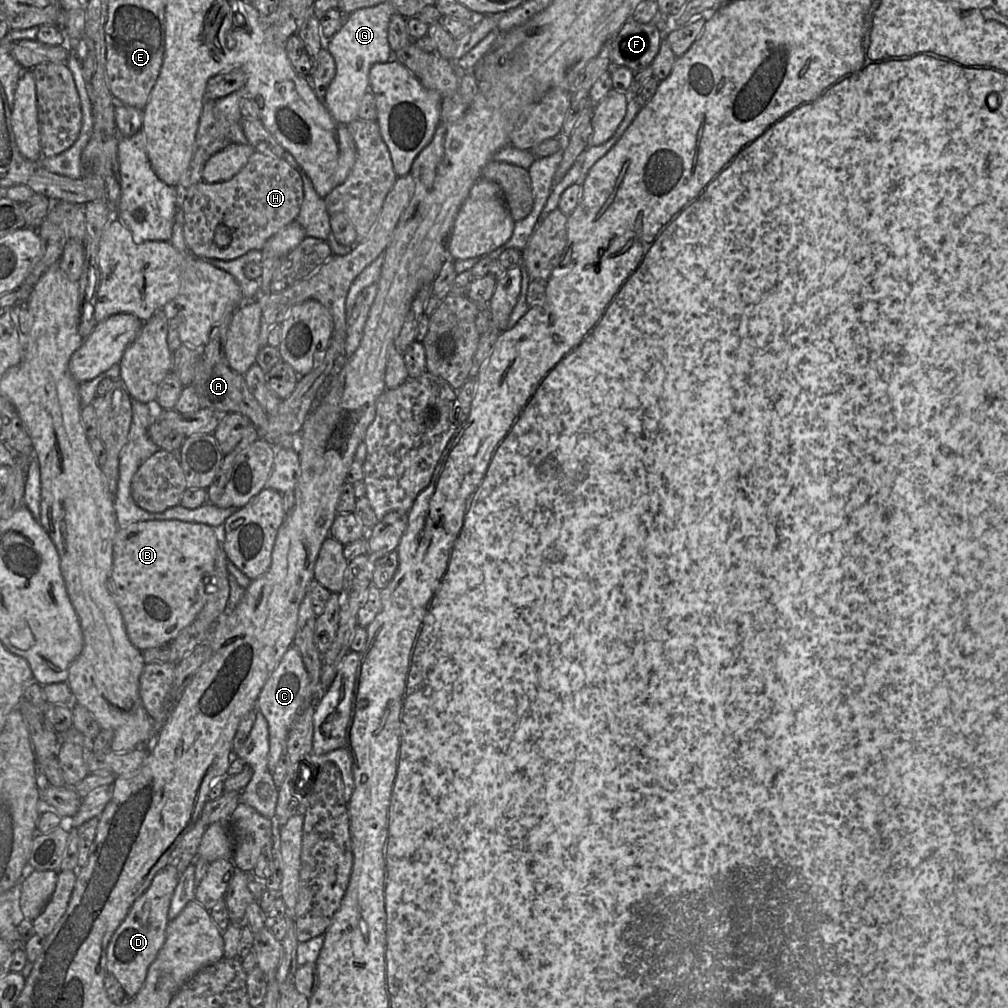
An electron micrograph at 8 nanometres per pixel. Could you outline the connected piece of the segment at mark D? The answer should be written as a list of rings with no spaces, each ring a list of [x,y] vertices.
[[[166,865],[162,868],[148,889],[134,902],[109,942],[106,956],[107,974],[118,980],[128,998],[136,996],[142,988],[148,969],[165,942],[169,908],[180,876],[181,873],[173,866]]]

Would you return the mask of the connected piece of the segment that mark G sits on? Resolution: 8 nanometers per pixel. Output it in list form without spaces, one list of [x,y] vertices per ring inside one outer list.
[[[388,3],[355,10],[345,17],[336,34],[325,42],[325,48],[335,60],[336,74],[327,89],[323,103],[337,122],[348,124],[359,118],[361,100],[369,91],[371,67],[394,58],[388,42],[388,26],[394,13],[394,9]]]

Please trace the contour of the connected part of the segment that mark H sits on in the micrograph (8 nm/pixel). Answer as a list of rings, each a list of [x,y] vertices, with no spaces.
[[[255,151],[247,164],[227,181],[192,185],[183,202],[183,231],[189,251],[202,259],[234,260],[250,250],[262,250],[270,237],[294,221],[303,203],[300,174],[282,157]]]

